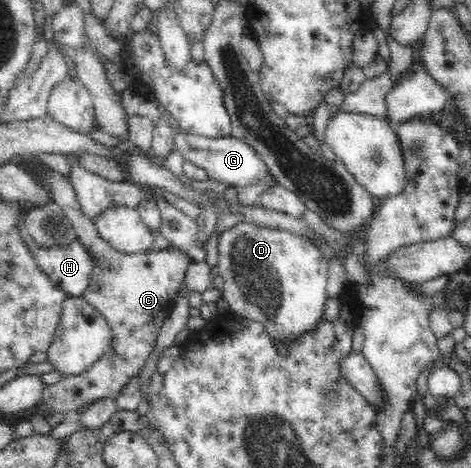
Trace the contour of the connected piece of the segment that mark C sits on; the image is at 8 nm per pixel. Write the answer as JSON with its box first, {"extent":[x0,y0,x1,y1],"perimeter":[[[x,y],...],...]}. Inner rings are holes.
{"extent":[29,163,193,419],"perimeter":[[[42,163],[30,168],[29,174],[35,176],[37,182],[50,192],[52,200],[65,211],[65,216],[77,231],[77,240],[95,259],[89,286],[81,297],[105,317],[113,333],[113,340],[105,354],[93,366],[81,374],[67,375],[59,382],[45,386],[36,410],[41,411],[42,416],[58,419],[67,412],[77,411],[84,404],[91,406],[95,401],[107,397],[116,399],[122,388],[140,372],[155,349],[161,326],[193,260],[171,244],[166,250],[140,254],[124,254],[114,250],[99,236],[95,223],[83,214],[69,177]]]}

